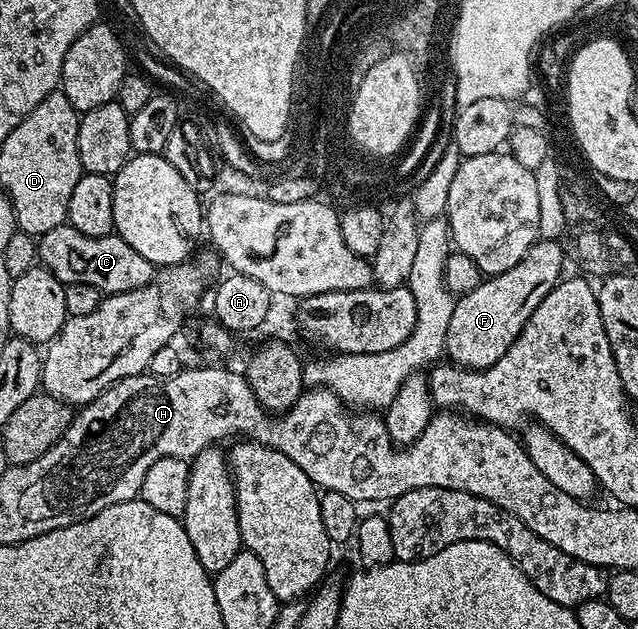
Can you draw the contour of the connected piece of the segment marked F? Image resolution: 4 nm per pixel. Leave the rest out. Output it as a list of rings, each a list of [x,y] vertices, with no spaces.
[[[536,240],[531,250],[521,259],[521,263],[517,263],[509,271],[480,280],[473,291],[462,294],[453,307],[453,319],[449,319],[446,356],[464,369],[488,369],[493,363],[497,363],[497,359],[501,359],[501,355],[505,355],[505,351],[513,347],[517,335],[521,333],[529,315],[533,315],[541,299],[545,299],[545,295],[549,295],[549,291],[553,291],[553,287],[564,276],[563,257],[565,261],[565,249],[558,240]]]

